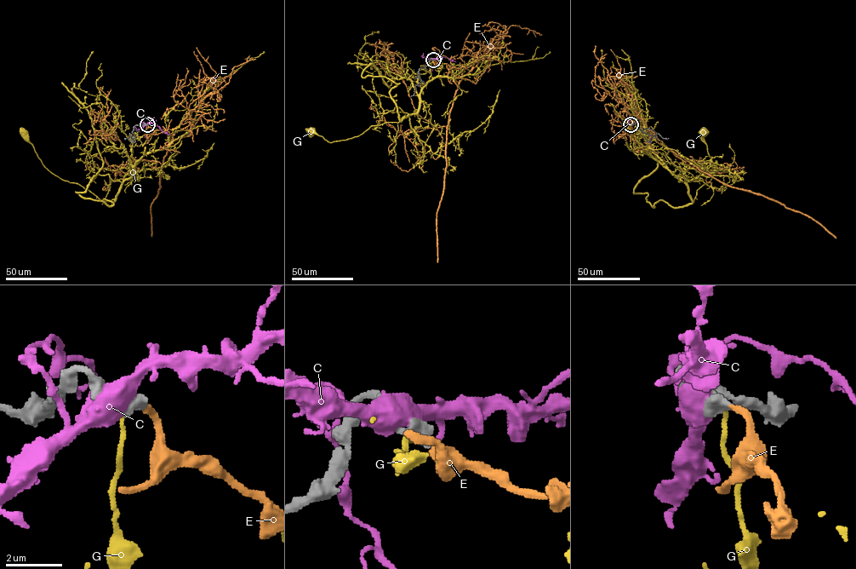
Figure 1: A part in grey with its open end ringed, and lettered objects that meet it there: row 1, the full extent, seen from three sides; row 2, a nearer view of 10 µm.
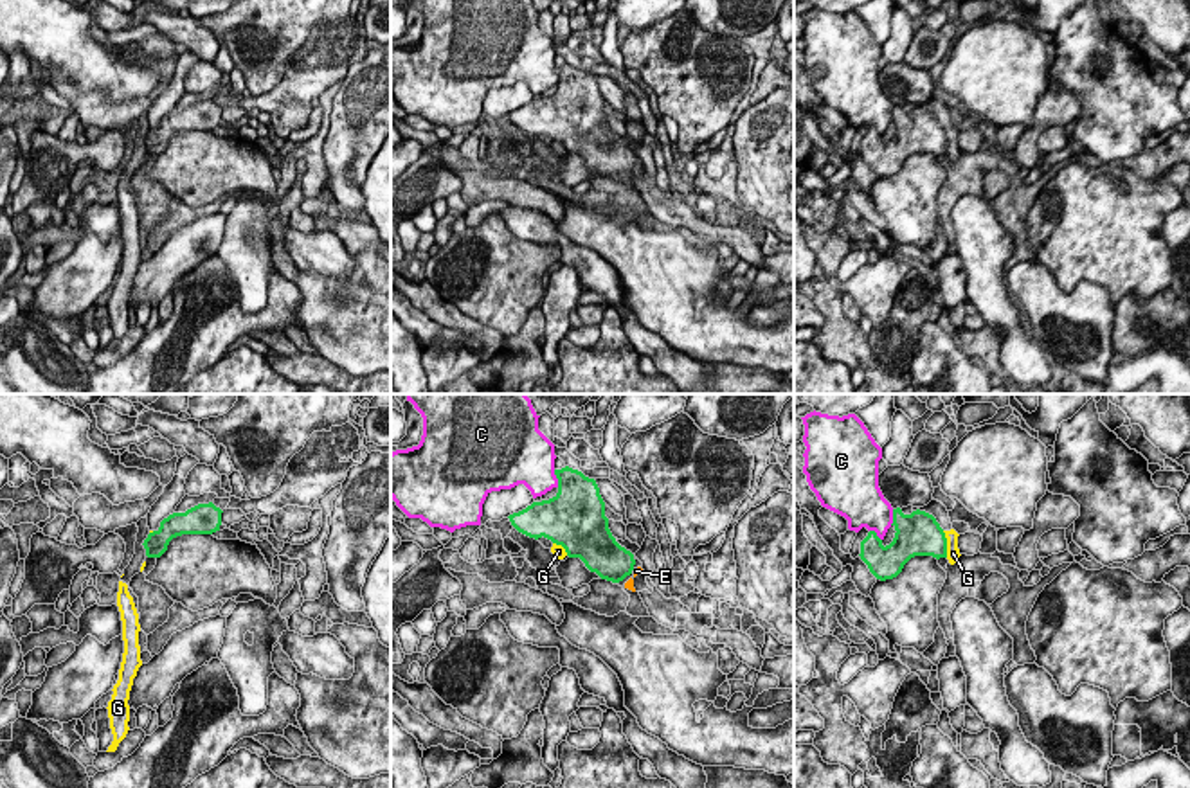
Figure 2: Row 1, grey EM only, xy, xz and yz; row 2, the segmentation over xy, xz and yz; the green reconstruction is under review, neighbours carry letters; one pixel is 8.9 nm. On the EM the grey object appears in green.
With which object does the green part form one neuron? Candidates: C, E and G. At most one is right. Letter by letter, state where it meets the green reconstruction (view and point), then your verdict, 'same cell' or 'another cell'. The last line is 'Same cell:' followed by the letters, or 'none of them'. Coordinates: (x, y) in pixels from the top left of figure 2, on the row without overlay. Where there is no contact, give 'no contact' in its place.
C: meets green in xz at (557, 74); another cell
E: no contact; same cell
G: meets green in yz at (946, 141); another cell
Same cell: E

